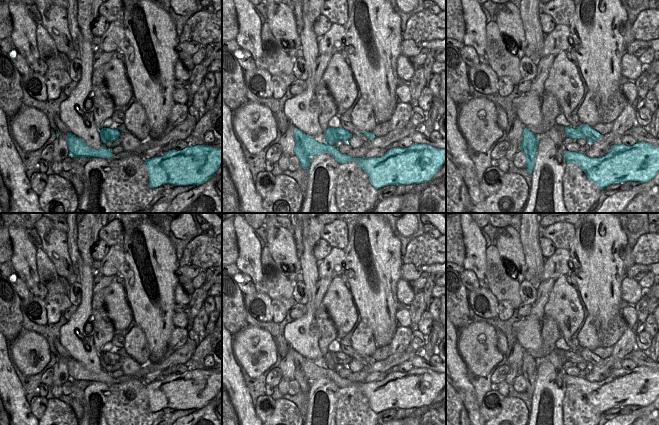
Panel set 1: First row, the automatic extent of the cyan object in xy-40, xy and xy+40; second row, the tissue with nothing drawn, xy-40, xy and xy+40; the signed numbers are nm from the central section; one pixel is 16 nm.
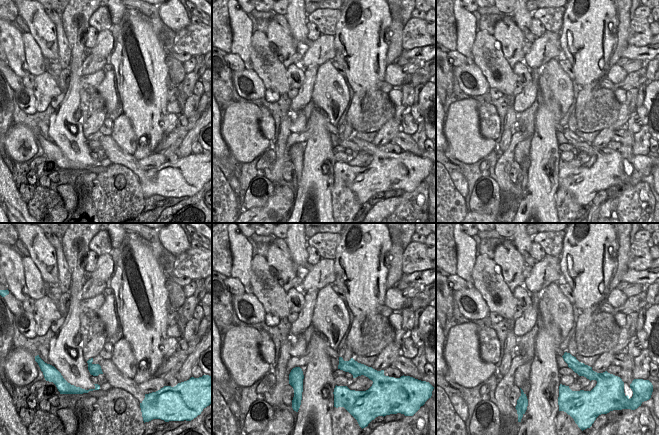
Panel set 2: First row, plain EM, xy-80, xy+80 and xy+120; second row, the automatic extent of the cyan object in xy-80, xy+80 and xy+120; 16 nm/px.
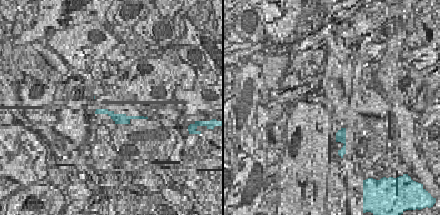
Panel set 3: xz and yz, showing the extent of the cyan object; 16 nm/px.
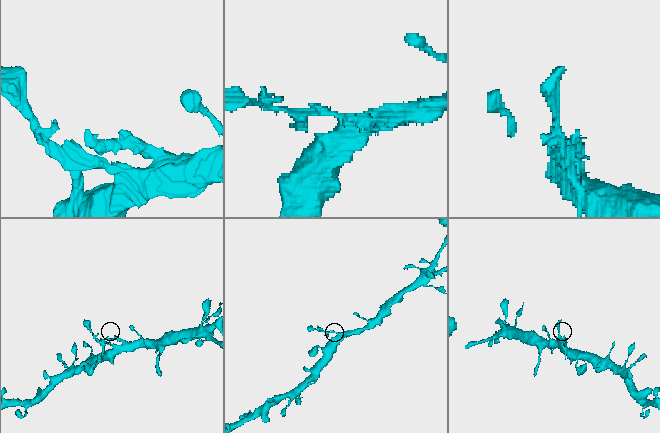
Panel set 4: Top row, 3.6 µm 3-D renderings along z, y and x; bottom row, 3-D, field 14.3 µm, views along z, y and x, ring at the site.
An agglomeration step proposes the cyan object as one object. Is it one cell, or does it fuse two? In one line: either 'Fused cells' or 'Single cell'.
Single cell

